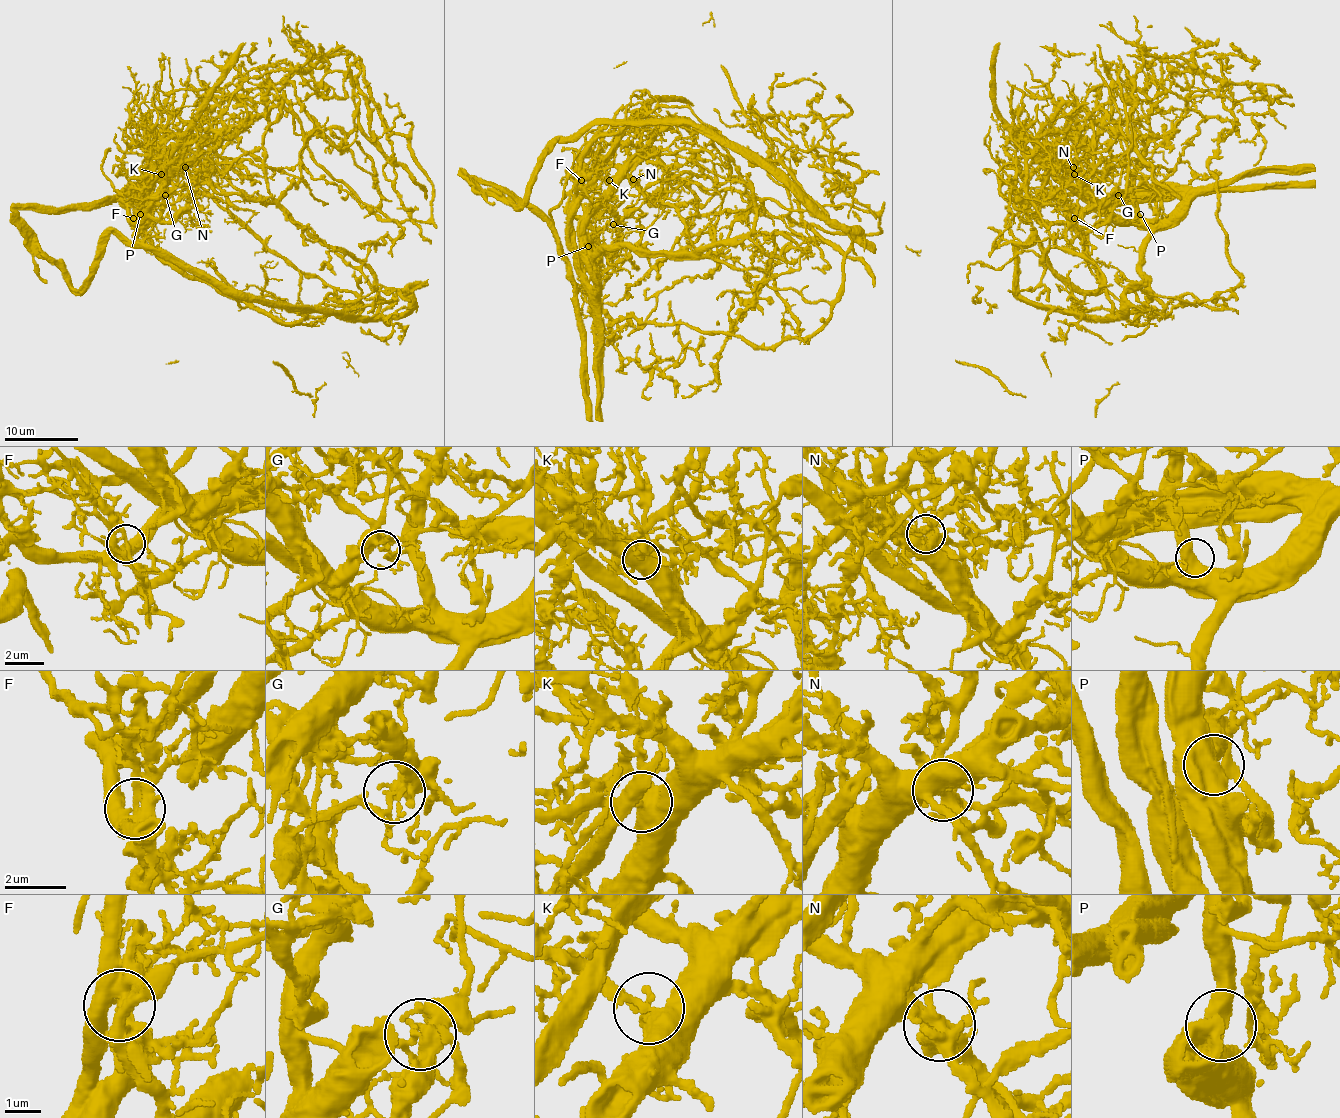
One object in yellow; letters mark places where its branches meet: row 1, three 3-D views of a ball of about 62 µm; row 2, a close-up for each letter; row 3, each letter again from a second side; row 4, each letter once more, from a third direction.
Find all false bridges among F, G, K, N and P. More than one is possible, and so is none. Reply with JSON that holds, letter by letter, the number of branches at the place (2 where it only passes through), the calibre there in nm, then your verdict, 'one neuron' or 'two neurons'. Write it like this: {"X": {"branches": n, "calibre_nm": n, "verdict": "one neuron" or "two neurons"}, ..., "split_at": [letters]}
{"F": {"branches": 4, "calibre_nm": 380, "verdict": "two neurons"}, "G": {"branches": 5, "calibre_nm": 190, "verdict": "two neurons"}, "K": {"branches": 3, "calibre_nm": 400, "verdict": "one neuron"}, "N": {"branches": 9, "calibre_nm": 420, "verdict": "two neurons"}, "P": {"branches": 3, "calibre_nm": 460, "verdict": "one neuron"}, "split_at": ["F", "G", "N"]}

